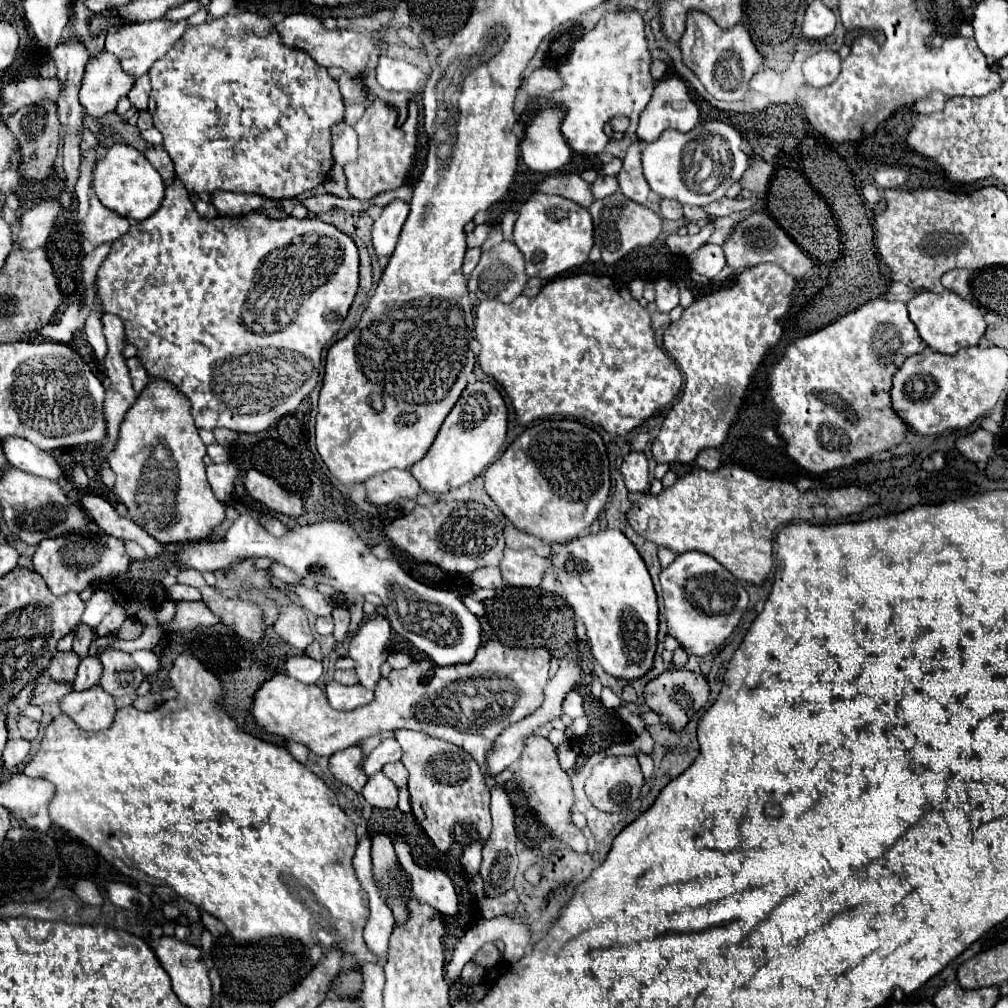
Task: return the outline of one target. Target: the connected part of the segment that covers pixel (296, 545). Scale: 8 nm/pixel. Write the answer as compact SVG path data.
M244 513L234 521L224 541L200 541L184 545L182 553L178 555L178 563L198 571L216 571L232 563L236 557L272 557L292 569L298 577L326 583L344 595L380 595L390 615L388 619L392 629L412 641L414 647L424 651L436 665L446 667L470 663L482 645L480 621L466 609L454 591L426 587L404 573L396 559L374 557L366 543L346 523L320 521L312 525L296 525L288 535L278 539L258 525L252 515Z

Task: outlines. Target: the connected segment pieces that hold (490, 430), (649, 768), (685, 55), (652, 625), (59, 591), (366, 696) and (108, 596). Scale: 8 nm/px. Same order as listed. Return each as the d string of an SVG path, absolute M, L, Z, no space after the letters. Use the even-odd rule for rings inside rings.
M474 381L464 389L462 397L444 419L426 457L414 463L408 471L418 479L420 487L426 493L434 495L448 493L472 481L496 461L506 439L506 429L508 429L508 409L502 395L492 383Z
M638 753L636 757L638 757L638 763L640 763L640 767L645 780L650 779L650 777L652 777L652 773L654 773L654 765L652 765L652 757L650 757L650 755L646 755L646 753Z
M698 11L688 13L688 25L680 39L680 51L686 67L692 69L706 91L720 101L740 101L748 91L752 75L762 69L762 55L756 51L744 25L722 31L710 17Z
M606 529L586 539L554 545L552 563L558 567L566 601L586 625L594 659L620 681L636 681L654 667L658 647L658 603L650 573L636 547L618 529Z
M90 529L88 533L68 533L64 537L44 539L34 553L34 571L44 577L48 589L54 595L64 595L68 591L82 593L90 585L126 575L130 571L130 555L126 553L122 539Z
M330 681L326 685L326 695L328 695L328 701L334 709L340 709L340 711L352 711L356 709L358 705L364 705L368 701L374 699L374 693L364 689L362 685L342 685L338 681Z
M98 590L85 603L85 610L82 614L80 623L88 625L91 629L101 623L104 616L112 609L115 601L112 594L105 590Z

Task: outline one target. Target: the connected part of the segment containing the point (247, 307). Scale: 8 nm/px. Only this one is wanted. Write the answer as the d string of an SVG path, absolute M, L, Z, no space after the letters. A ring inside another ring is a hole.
M174 179L166 185L166 195L164 195L160 209L156 213L152 213L152 217L132 225L124 237L120 237L112 243L108 257L104 259L104 263L98 269L96 281L98 281L98 297L102 303L102 309L118 315L122 319L124 339L126 339L126 343L136 347L136 351L138 351L136 357L140 359L140 363L148 371L148 375L158 377L158 379L166 379L182 395L186 395L190 399L192 415L194 415L198 429L213 431L218 427L226 427L226 429L240 431L240 433L258 433L258 431L268 429L274 421L278 421L286 413L292 413L316 387L318 375L320 375L318 367L320 367L320 359L322 359L322 349L326 345L326 339L320 339L320 337L334 337L338 333L342 321L346 319L346 313L350 309L356 289L358 289L358 265L360 265L360 261L358 261L358 249L356 249L354 241L348 235L344 235L342 231L338 231L334 225L328 225L320 219L308 219L308 217L306 219L296 219L296 217L268 219L264 213L258 213L258 211L252 211L242 217L218 215L214 219L204 219L196 213L182 181Z

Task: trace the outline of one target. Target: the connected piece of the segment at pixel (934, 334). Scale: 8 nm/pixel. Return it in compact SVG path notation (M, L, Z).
M944 289L942 293L932 293L932 291L920 291L912 301L908 301L908 313L912 323L916 325L920 339L932 347L938 353L944 355L954 355L962 347L972 347L978 345L978 339L986 331L984 317L976 305L970 301L960 299L956 293Z

